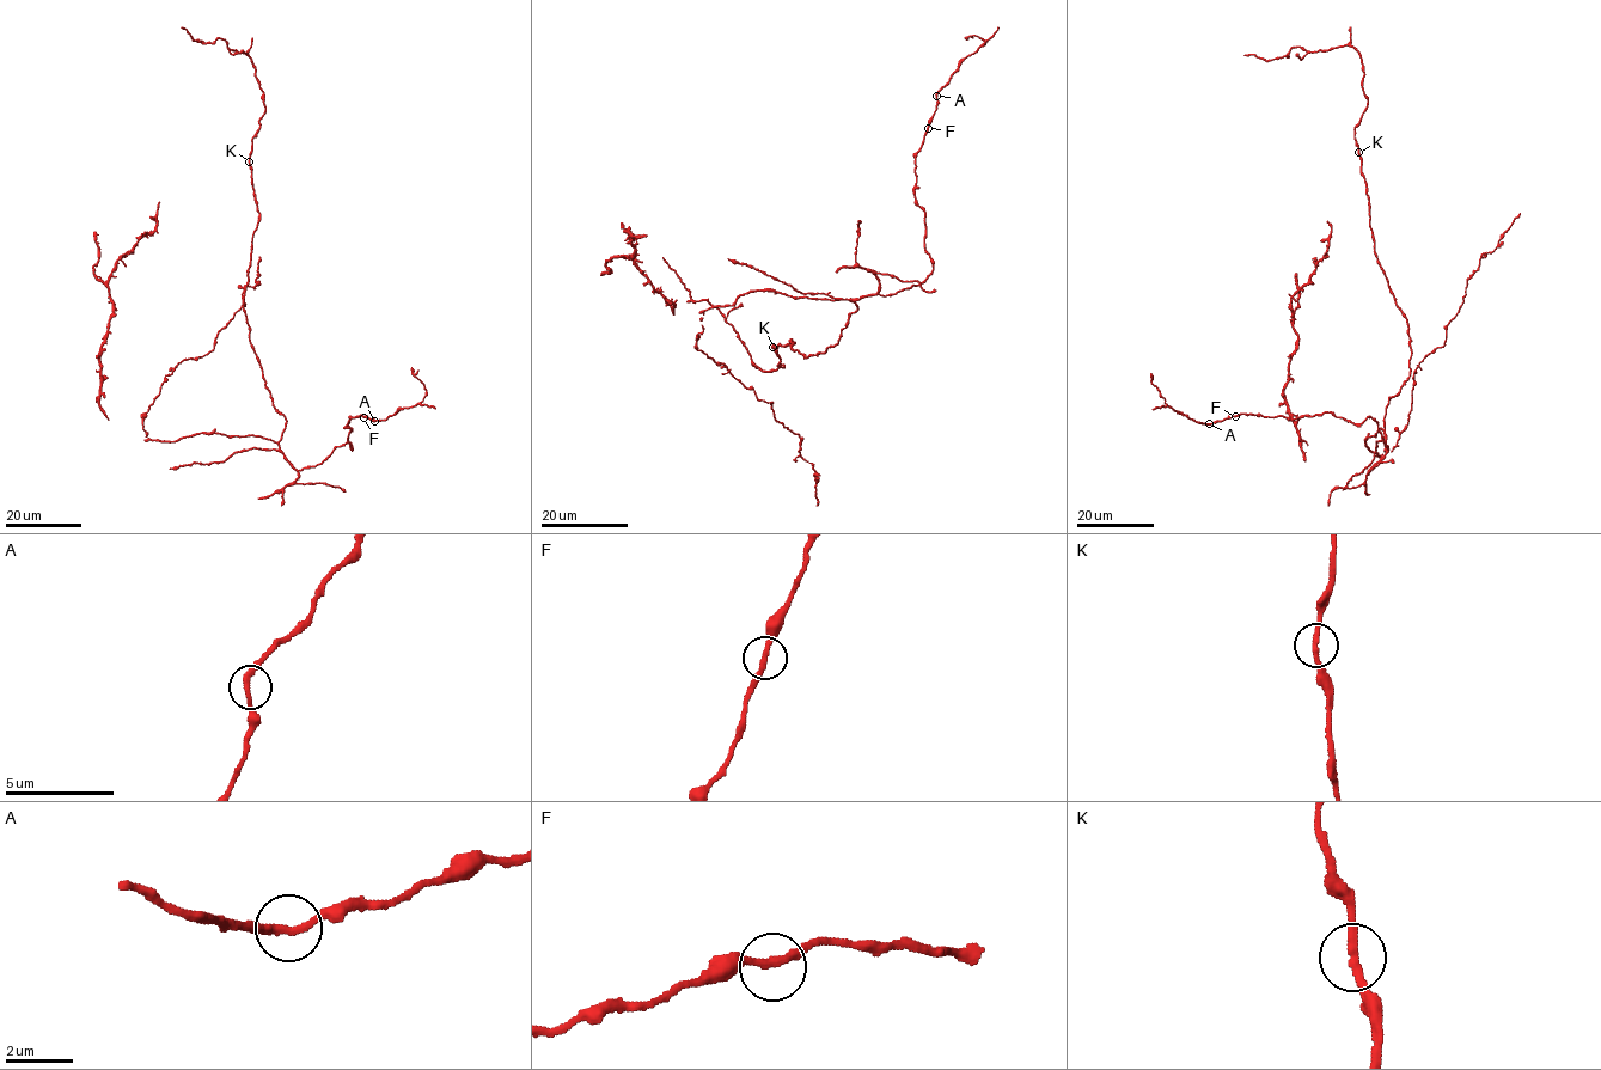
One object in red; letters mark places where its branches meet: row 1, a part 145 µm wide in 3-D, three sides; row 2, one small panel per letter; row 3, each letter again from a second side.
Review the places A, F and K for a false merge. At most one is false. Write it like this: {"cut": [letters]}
{"cut": []}

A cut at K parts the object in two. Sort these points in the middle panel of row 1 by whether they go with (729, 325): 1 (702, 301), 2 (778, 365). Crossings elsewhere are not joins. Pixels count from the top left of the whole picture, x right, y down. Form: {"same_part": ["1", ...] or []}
{"same_part": ["1", "2"]}

